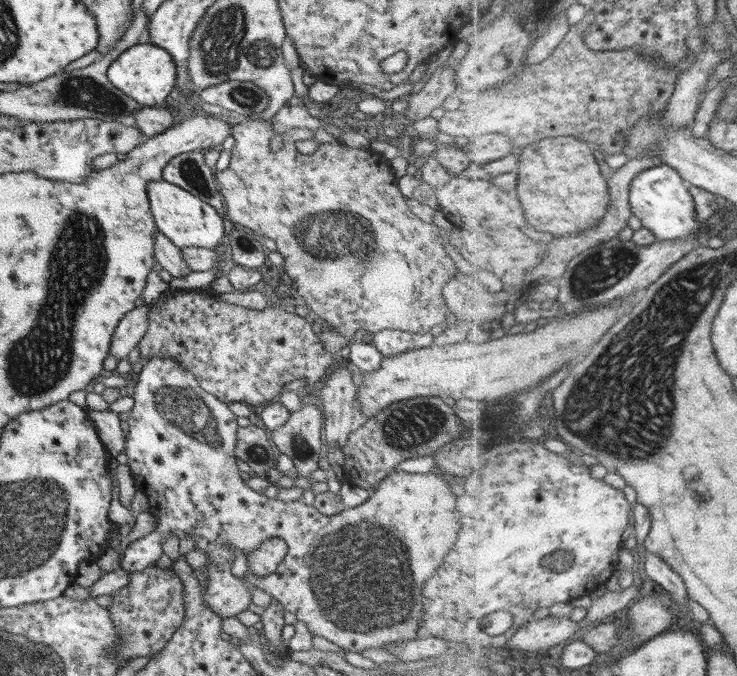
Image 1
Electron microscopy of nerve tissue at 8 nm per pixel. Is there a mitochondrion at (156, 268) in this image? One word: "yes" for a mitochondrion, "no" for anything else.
no

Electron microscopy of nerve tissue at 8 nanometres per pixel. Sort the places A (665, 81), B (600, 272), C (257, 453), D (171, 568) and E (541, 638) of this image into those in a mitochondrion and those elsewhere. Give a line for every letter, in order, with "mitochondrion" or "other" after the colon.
A: mitochondrion
B: mitochondrion
C: mitochondrion
D: other
E: other

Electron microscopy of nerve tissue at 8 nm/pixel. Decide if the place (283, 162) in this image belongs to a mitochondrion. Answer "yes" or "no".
no

